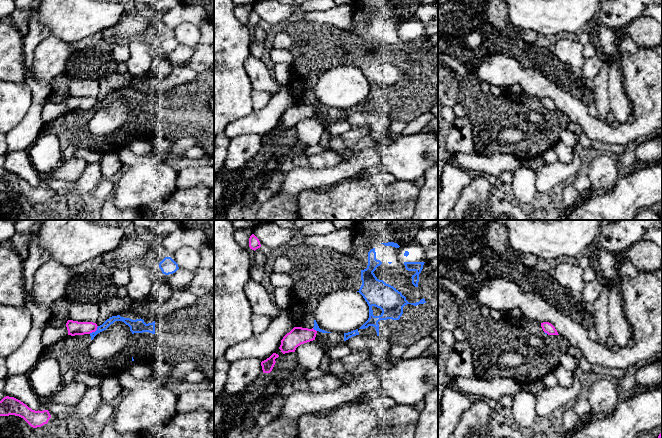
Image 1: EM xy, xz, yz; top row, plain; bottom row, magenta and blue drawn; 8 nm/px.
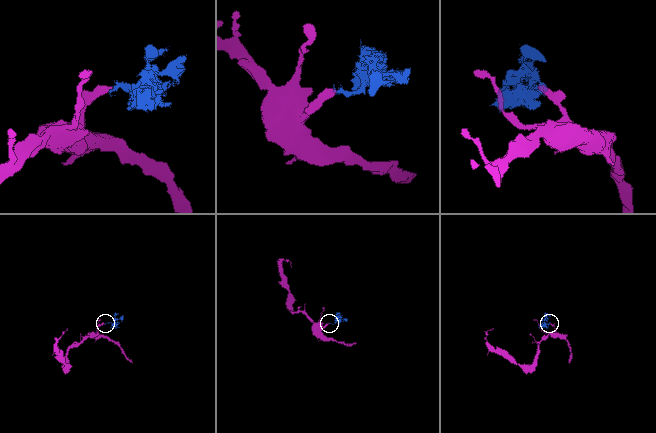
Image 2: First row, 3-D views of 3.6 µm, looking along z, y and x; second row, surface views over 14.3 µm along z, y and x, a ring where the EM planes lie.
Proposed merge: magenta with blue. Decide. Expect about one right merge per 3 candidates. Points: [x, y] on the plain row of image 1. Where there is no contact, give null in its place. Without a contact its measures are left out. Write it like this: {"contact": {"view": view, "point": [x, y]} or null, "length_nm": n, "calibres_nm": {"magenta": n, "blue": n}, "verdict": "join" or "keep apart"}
{"contact": {"view": "xy", "point": [94, 107]}, "length_nm": 100, "calibres_nm": {"magenta": 110, "blue": 60}, "verdict": "keep apart"}

